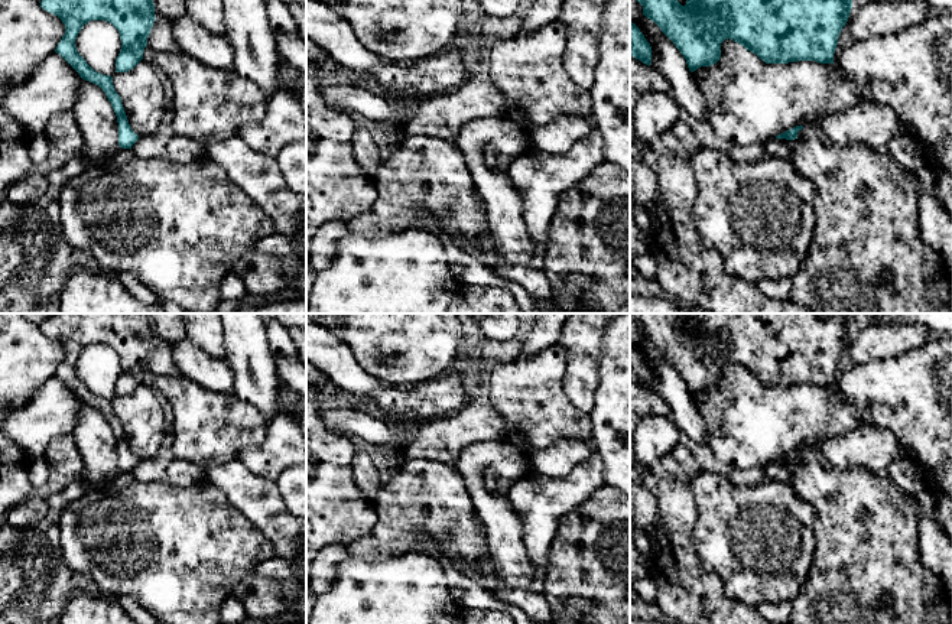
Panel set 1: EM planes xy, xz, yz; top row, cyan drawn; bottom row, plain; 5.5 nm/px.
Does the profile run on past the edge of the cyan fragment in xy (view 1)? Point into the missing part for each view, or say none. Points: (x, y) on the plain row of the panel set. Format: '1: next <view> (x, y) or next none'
1: next none

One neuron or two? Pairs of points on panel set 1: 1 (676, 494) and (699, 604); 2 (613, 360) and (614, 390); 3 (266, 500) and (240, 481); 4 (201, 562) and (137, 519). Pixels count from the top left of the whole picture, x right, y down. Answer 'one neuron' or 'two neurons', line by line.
1: one neuron
2: one neuron
3: one neuron
4: one neuron

